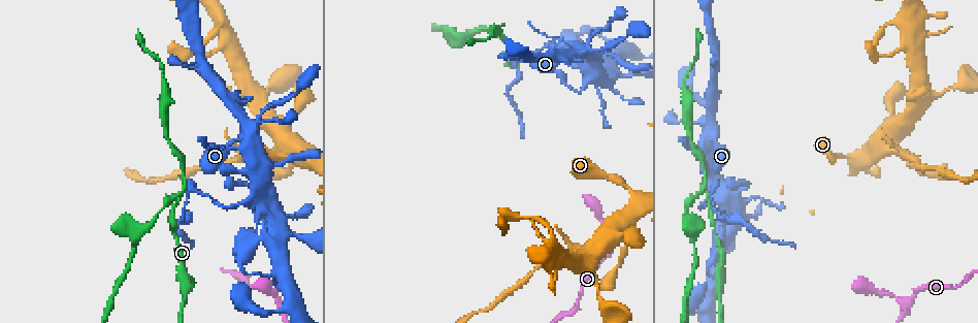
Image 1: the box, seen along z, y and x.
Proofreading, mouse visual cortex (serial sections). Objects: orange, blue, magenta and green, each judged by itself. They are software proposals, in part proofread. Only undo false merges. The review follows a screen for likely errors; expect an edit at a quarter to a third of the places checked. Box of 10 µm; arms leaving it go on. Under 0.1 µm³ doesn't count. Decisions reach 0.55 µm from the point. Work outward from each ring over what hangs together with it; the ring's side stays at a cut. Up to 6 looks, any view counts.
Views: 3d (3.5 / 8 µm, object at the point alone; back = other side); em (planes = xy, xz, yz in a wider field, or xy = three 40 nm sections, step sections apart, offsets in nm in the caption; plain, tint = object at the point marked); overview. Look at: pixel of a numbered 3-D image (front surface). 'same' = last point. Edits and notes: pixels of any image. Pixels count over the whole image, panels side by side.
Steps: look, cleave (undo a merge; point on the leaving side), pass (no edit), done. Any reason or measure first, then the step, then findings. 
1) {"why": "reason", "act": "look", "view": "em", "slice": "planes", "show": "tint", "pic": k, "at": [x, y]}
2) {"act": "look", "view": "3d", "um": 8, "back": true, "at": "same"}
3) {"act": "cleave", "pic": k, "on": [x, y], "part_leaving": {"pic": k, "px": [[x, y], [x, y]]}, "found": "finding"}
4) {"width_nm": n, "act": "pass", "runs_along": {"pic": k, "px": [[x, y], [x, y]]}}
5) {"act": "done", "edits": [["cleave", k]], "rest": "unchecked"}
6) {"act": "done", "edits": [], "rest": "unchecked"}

{"why": "a narrow waist", "act": "look", "view": "3d", "um": 3.5, "pic": 1, "at": [184, 187]}

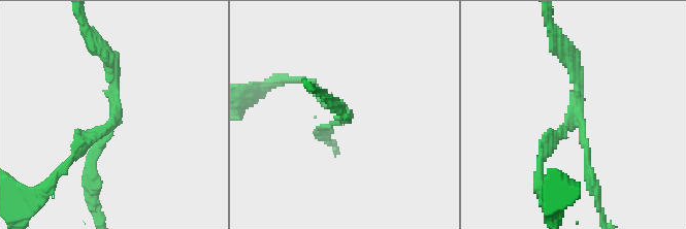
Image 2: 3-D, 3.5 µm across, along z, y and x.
{"arms": 3, "arm_widths_nm": [150, 200, 200], "why": "shape alone is not enough", "act": "look", "view": "em", "slice": "planes", "show": "tint", "pic": 2, "at": [340, 120]}

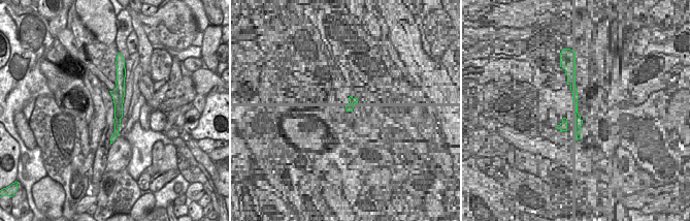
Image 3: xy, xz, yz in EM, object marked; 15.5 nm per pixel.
{"width_nm": 200, "act": "cleave", "pic": 2, "on": [547, 181], "part_leaving": {"pic": 2, "px": [[563, 129], [540, 161], [545, 195]]}, "found": "two cells meet here"}

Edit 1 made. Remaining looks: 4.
{"act": "look", "view": "overview"}

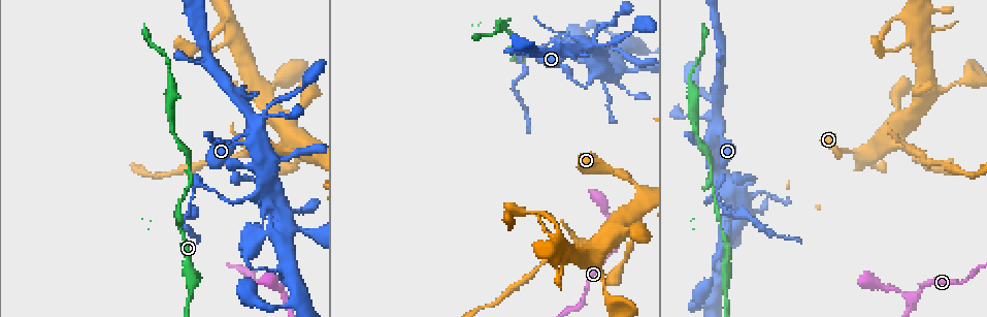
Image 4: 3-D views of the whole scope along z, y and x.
{"act": "look", "view": "3d", "um": 3.5, "pic": 4, "at": [898, 145]}

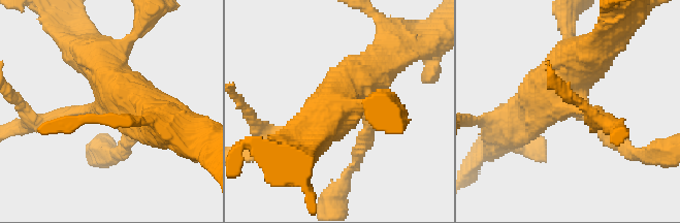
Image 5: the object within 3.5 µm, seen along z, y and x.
{"act": "look", "view": "em", "slice": "xy", "step": 1, "show": "tint", "pic": 5, "at": [573, 105]}

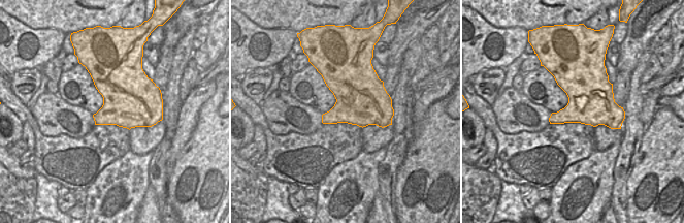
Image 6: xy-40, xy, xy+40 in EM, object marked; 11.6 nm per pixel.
{"why": "another direction", "act": "look", "view": "em", "slice": "planes", "show": "tint", "at": "same"}

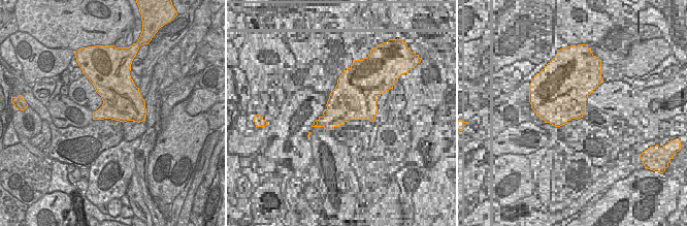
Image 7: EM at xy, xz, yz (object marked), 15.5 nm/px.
{"act": "cleave", "pic": 5, "on": [41, 117], "part_leaving": {"pic": 5, "px": [[79, 109], [38, 119], [20, 128]]}, "found": "a second cell is stuck on"}

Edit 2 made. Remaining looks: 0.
{"act": "done", "edits": [["cleave", 2], ["cleave", 5]], "rest": "unchecked"}

